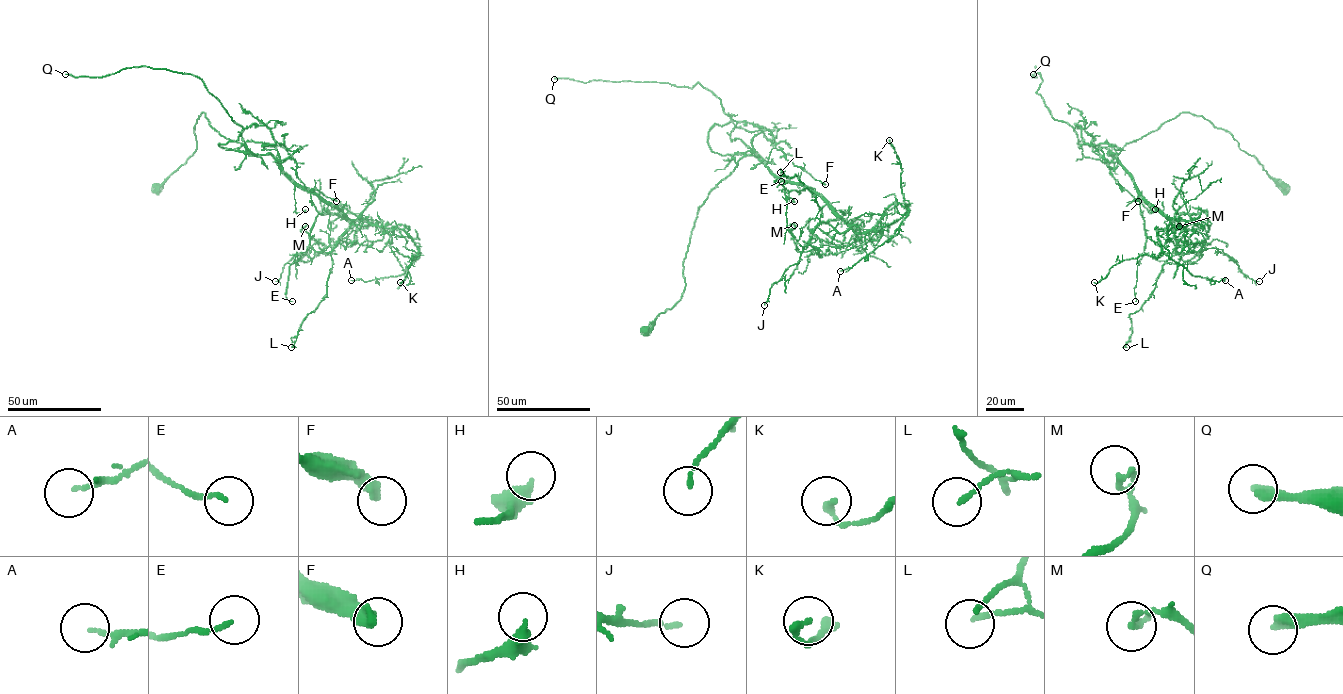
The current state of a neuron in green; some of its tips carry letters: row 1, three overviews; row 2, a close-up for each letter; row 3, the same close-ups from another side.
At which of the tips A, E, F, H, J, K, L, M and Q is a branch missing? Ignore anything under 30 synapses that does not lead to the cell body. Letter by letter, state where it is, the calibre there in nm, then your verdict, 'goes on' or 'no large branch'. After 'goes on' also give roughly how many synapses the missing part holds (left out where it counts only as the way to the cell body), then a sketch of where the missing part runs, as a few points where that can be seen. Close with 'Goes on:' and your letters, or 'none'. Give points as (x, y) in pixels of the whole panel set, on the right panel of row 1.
A: at (1225, 280); 120 nm thick; no large branch
E: at (1135, 301); 120 nm thick; no large branch
F: at (1138, 201); 400 nm thick; no large branch
H: at (1155, 209); 360 nm thick; no large branch
J: at (1259, 281); 110 nm thick; no large branch
K: at (1094, 282); 240 nm thick; no large branch
L: at (1126, 347); 140 nm thick; no large branch
M: at (1179, 226); 200 nm thick; no large branch
Q: at (1033, 74); 360 nm thick; goes on; about 350 synapses; missing branch runs (1033, 74), (1036, 69), (1036, 81), (1045, 86), (1048, 98), (1089, 159), (1110, 172), (1156, 221), (1181, 219)
Goes on: Q

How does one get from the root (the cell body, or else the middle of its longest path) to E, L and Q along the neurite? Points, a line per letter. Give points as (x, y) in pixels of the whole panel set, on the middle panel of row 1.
E: (646, 330), (681, 298), (683, 260), (708, 194), (746, 156), (807, 187), (788, 191), (775, 180), (781, 181)
L: (646, 330), (680, 300), (698, 209), (742, 157), (806, 185), (839, 217), (821, 222), (815, 197), (780, 172)
Q: (646, 330), (681, 298), (698, 209), (746, 155), (711, 150), (709, 130), (732, 119), (699, 83), (554, 79)

